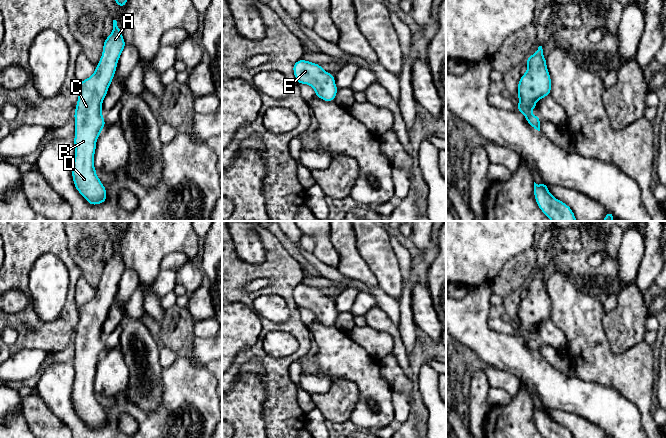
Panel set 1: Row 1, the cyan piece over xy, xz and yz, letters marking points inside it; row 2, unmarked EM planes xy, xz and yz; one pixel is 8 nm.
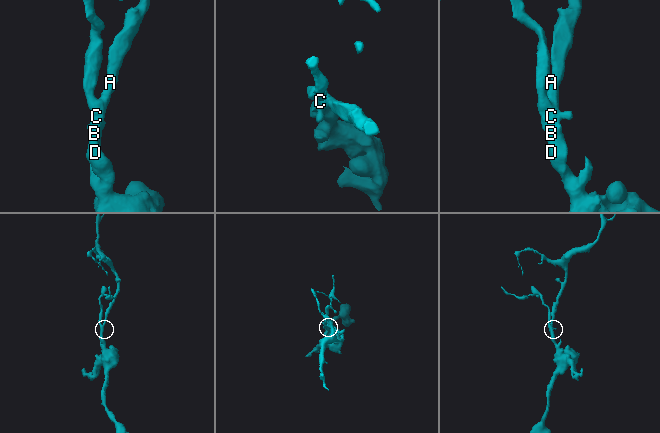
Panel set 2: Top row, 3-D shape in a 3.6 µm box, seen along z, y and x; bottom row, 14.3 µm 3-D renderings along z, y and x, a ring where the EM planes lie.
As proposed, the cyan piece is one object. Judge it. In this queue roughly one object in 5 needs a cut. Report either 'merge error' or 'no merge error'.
no merge error

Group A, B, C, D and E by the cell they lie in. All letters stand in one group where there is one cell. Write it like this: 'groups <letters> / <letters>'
groups A B C D E

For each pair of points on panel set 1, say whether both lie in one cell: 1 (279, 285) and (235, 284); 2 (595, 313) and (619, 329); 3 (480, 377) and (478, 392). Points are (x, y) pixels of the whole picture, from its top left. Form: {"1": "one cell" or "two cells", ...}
{"1": "one cell", "2": "two cells", "3": "one cell"}

